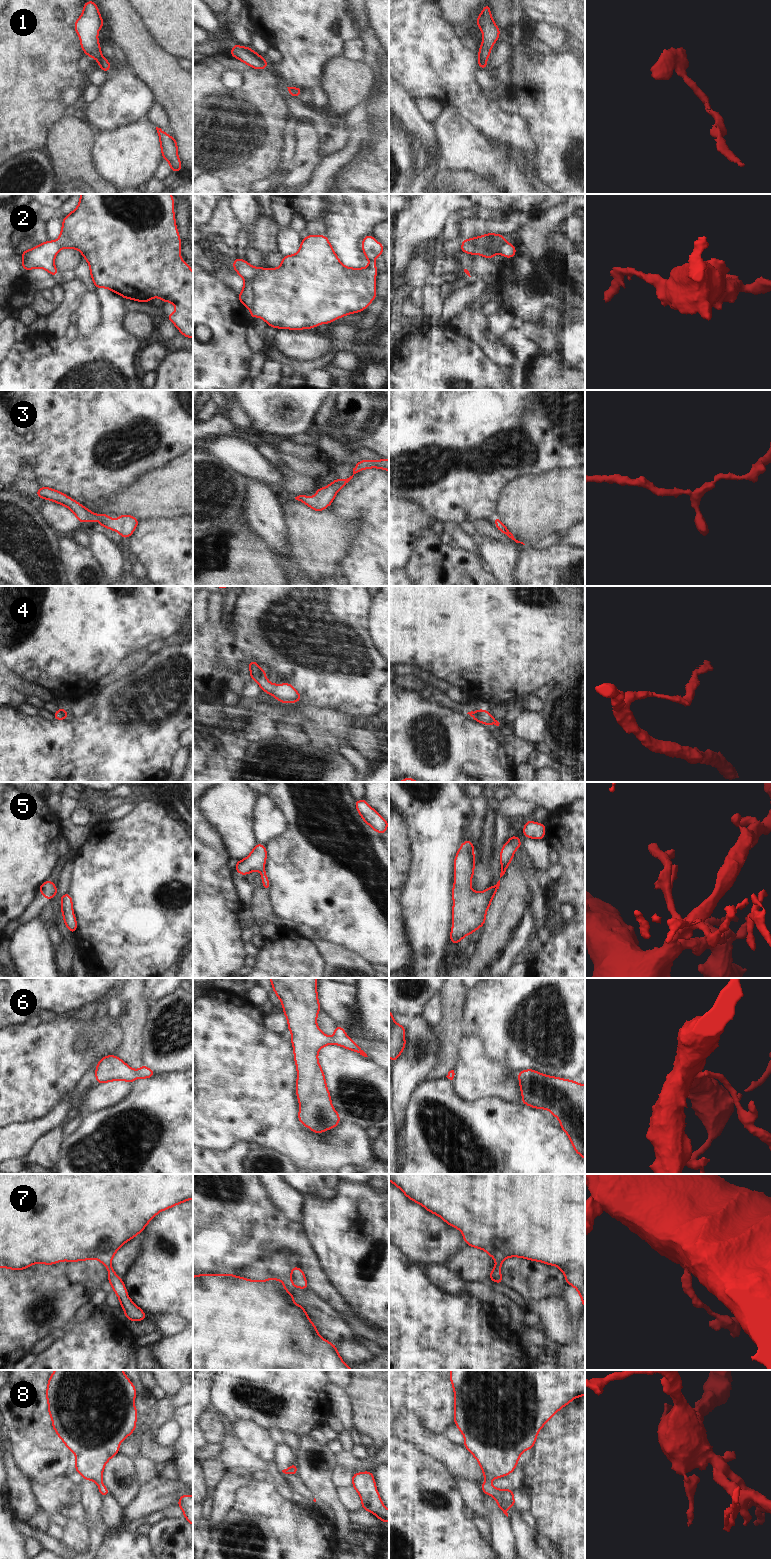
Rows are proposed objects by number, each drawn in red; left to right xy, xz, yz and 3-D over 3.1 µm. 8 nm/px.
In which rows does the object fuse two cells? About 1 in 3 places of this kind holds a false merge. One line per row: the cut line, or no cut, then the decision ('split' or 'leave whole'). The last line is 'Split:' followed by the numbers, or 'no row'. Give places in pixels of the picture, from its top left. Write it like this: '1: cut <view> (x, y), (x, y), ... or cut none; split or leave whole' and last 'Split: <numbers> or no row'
1: cut none; leave whole
2: cut xz (254, 267), (254, 277), (251, 282), (253, 303), (250, 308); split
3: cut none; leave whole
4: cut none; leave whole
5: cut none; leave whole
6: cut none; leave whole
7: cut none; leave whole
8: cut none; leave whole
Split: 2

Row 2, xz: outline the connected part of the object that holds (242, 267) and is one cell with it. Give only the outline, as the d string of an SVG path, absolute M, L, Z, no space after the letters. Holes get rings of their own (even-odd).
M236 258L233 260L233 268L244 279L244 287L238 294L238 298L244 307L251 308L254 302L254 293L251 286L251 282L255 277L254 267L246 260Z

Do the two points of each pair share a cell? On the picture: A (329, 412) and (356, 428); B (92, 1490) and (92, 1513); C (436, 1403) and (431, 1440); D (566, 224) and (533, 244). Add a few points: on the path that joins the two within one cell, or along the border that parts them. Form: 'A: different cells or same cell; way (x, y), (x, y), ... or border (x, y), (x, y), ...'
A: same cell; way (336, 415), (342, 415), (349, 422)
B: same cell; way (92, 1496), (92, 1507)
C: different cells; border (415, 1416), (423, 1428), (443, 1436)
D: different cells; border (572, 214), (565, 217), (559, 223)

